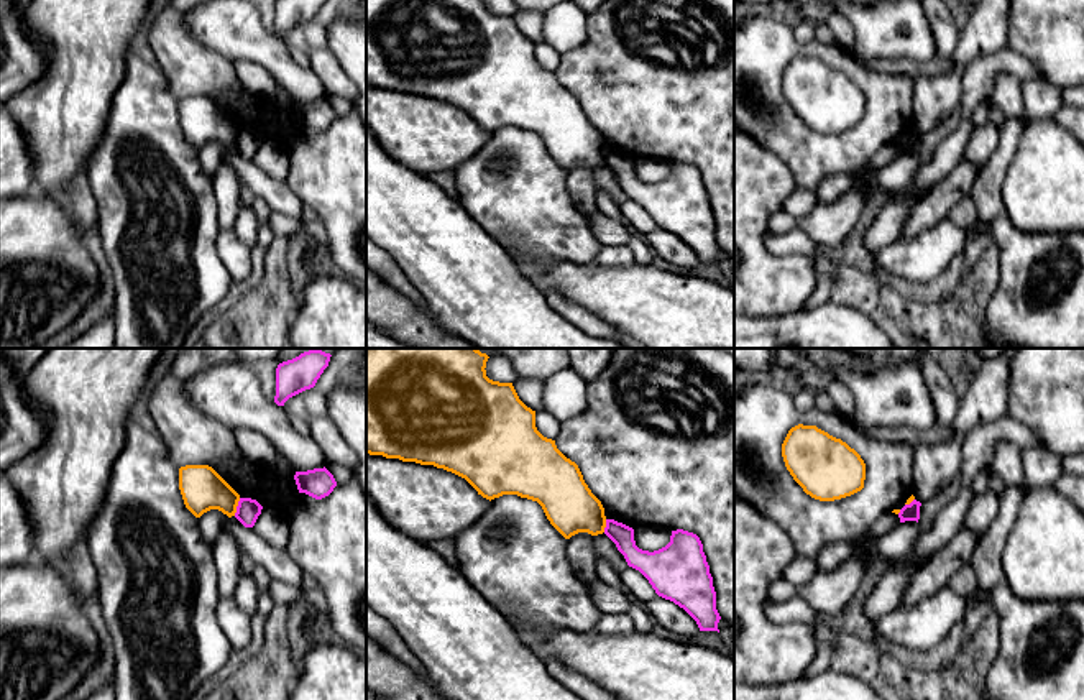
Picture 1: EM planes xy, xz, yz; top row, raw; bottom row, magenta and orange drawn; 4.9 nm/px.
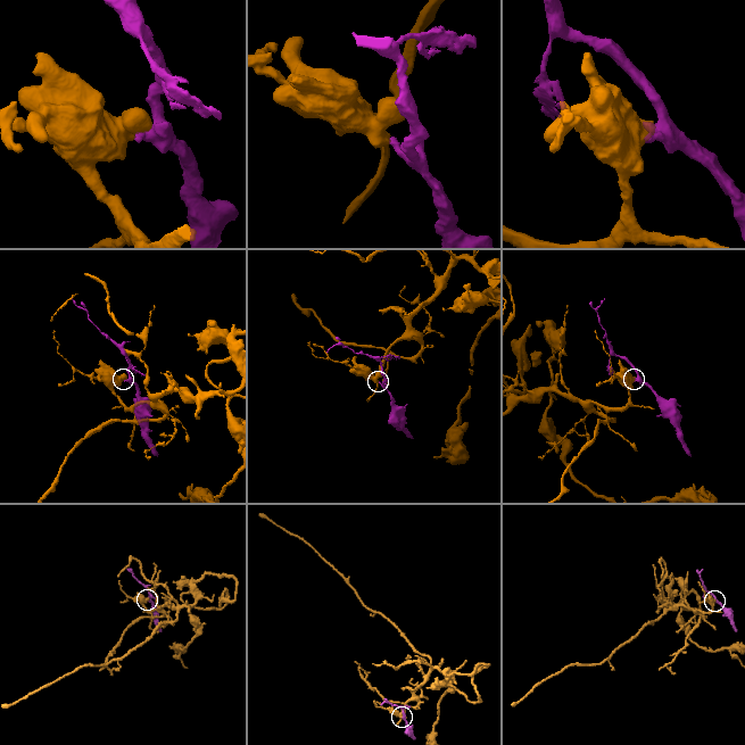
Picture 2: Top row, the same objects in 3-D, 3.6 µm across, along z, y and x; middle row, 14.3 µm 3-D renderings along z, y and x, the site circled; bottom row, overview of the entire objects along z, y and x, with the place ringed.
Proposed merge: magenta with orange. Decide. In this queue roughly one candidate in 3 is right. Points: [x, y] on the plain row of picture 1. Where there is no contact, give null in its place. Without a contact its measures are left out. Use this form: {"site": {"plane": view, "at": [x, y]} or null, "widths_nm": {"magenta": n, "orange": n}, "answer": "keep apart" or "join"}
{"site": {"plane": "xy", "at": [237, 138]}, "widths_nm": {"magenta": 120, "orange": 220}, "answer": "keep apart"}

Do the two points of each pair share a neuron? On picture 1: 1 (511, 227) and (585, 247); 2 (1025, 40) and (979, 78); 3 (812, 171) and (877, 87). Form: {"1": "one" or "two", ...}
{"1": "one", "2": "two", "3": "one"}

